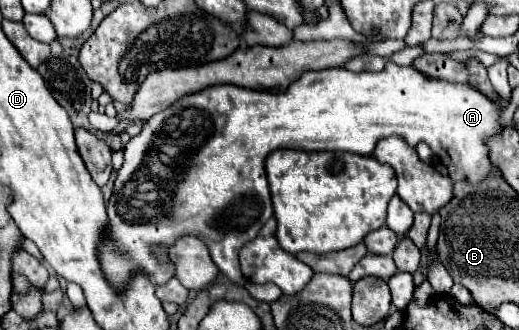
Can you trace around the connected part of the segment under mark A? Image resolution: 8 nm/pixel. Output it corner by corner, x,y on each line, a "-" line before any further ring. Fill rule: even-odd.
388,63
380,73
352,73
340,67
308,71
280,93
250,91
236,85
208,87
178,99
172,107
150,117
142,133
132,137
126,145
124,165
118,171
108,201
108,225
98,247
104,277
116,293
124,293
136,273
146,273
156,285
166,285
166,281
174,277
174,265
166,261
166,249
170,249
178,237
194,235
208,245
210,257
220,271
232,283
244,285
238,249
242,249
246,241
254,241
258,229
272,217
264,159
278,147
302,151
334,149
370,155
380,139
400,135
412,147
418,141
426,141
448,167
454,181
468,179
470,183
478,183
494,171
484,141
496,133
500,133
498,107
474,87
466,83
434,81
418,73
414,67
398,67
394,63

